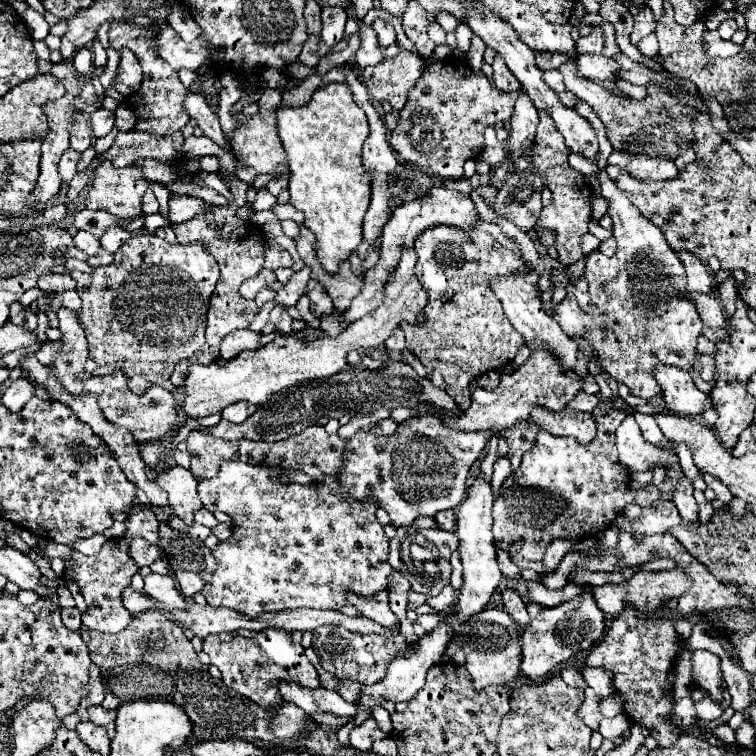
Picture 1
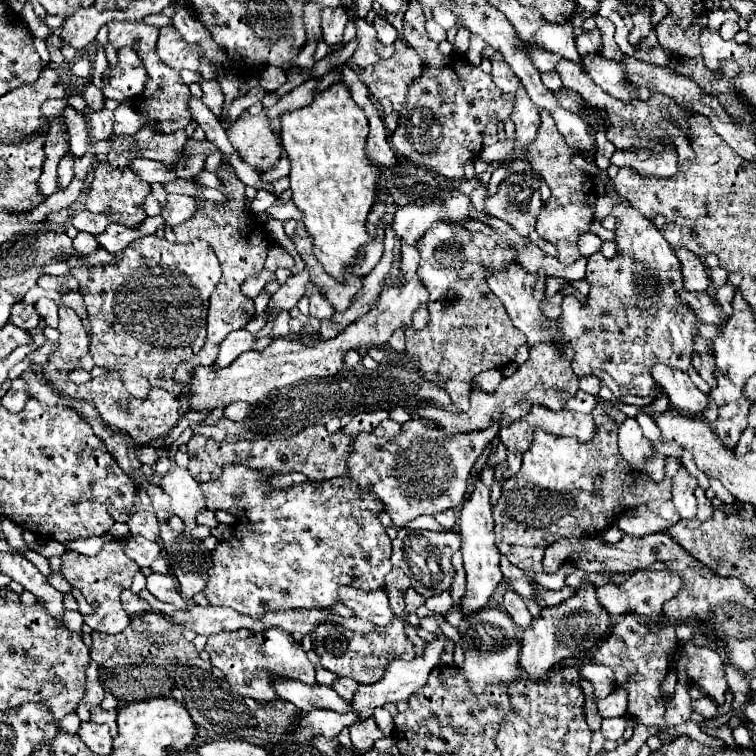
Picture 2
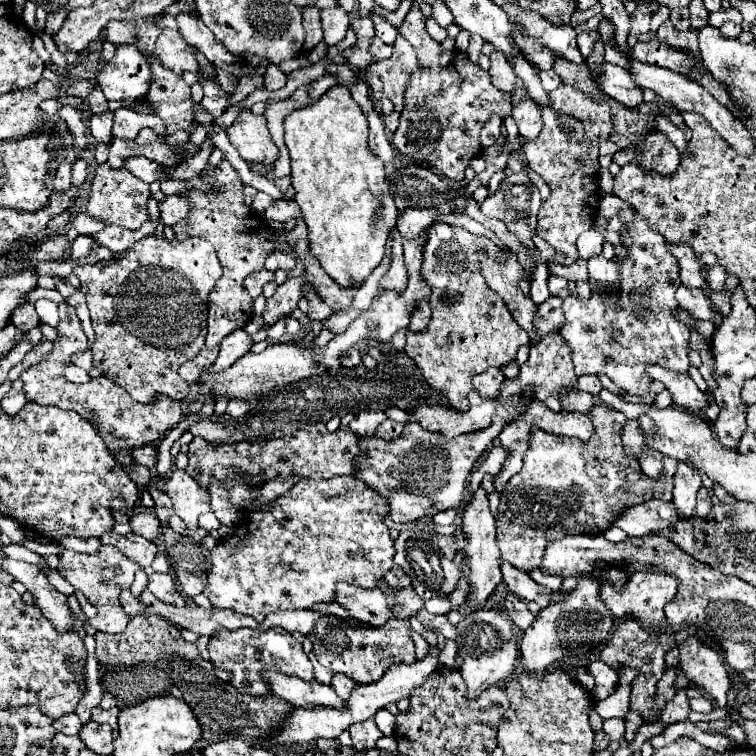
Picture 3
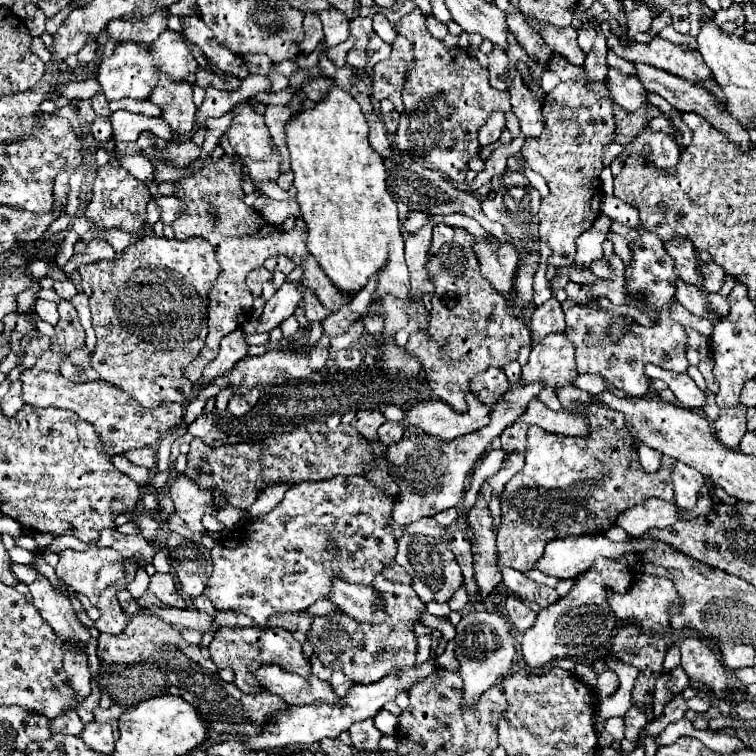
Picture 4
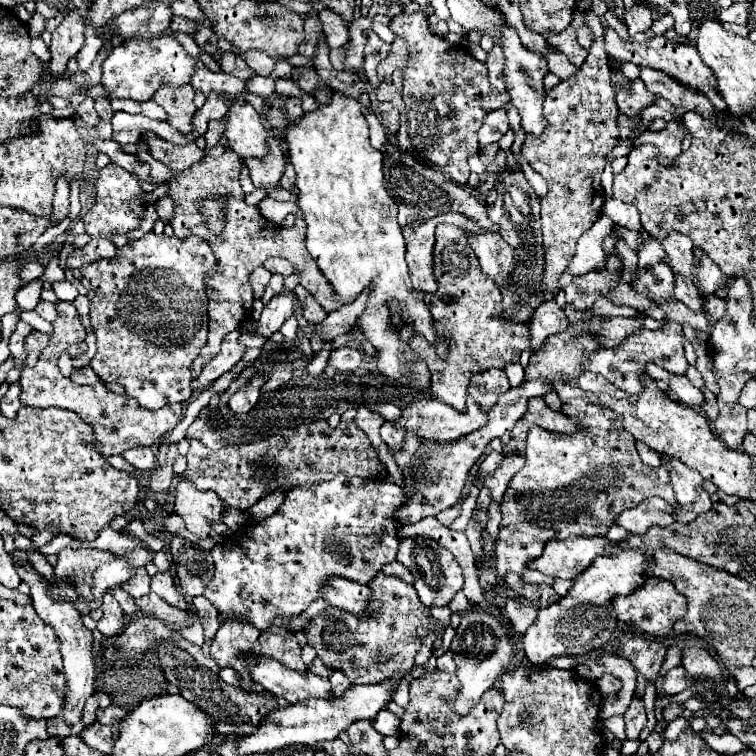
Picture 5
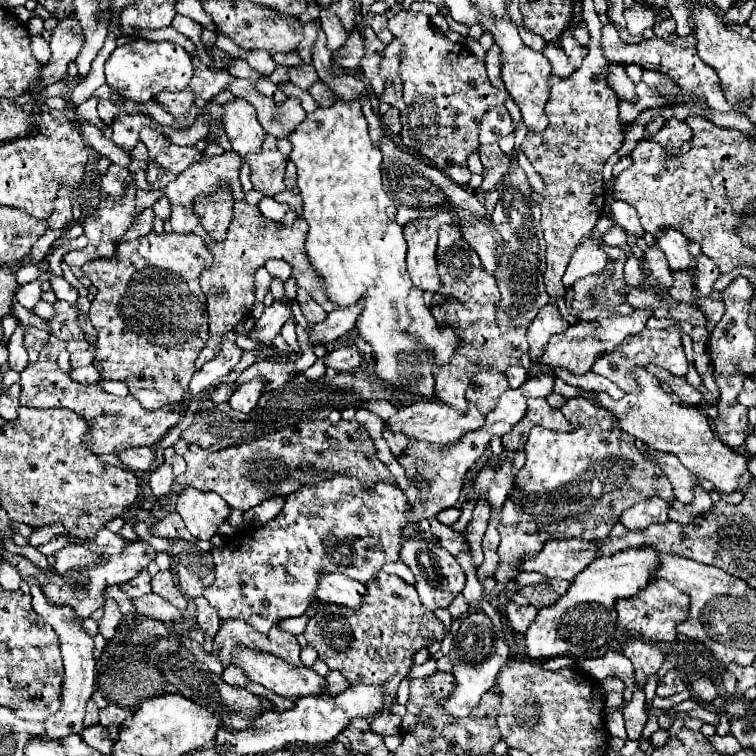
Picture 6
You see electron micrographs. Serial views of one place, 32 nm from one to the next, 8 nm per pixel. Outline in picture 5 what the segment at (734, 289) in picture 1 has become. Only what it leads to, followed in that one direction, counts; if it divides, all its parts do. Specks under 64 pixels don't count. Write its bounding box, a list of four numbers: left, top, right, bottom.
[704,296,726,322]

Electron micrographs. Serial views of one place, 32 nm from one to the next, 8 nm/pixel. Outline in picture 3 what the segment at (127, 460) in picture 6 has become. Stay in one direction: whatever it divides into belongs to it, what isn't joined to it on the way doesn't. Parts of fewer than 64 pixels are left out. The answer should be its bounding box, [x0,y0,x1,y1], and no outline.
[132,446,156,468]

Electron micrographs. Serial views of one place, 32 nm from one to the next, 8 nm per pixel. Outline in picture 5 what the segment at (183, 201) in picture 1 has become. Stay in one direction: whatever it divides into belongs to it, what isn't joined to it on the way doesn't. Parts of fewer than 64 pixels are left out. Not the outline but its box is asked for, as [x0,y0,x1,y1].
[154,196,174,222]

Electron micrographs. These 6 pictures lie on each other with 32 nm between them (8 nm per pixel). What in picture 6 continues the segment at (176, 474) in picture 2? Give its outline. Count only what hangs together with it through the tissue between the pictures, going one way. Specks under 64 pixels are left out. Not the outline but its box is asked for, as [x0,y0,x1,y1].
[176,488,230,540]

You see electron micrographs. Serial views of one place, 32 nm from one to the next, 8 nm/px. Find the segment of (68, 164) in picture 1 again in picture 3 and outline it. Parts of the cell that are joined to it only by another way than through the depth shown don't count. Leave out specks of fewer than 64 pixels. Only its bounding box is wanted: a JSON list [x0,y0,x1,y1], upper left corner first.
[54,166,70,194]

